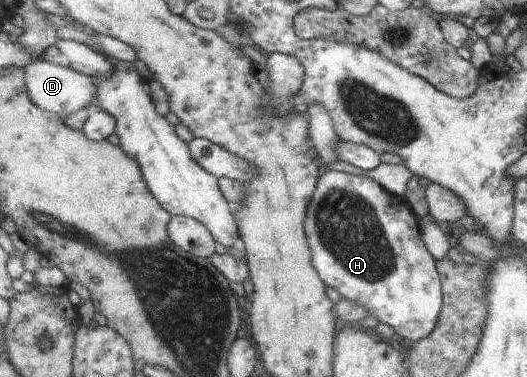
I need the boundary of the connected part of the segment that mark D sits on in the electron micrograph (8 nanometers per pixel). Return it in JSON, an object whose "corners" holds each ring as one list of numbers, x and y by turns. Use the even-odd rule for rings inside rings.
{"corners":[[47,61,32,62,24,68,24,72,29,96,37,106,55,114,63,114,64,111,67,116,83,108,88,110,92,108,91,102,95,100,95,94,97,94,97,88,95,88,97,80,94,77,81,74,74,68]]}

